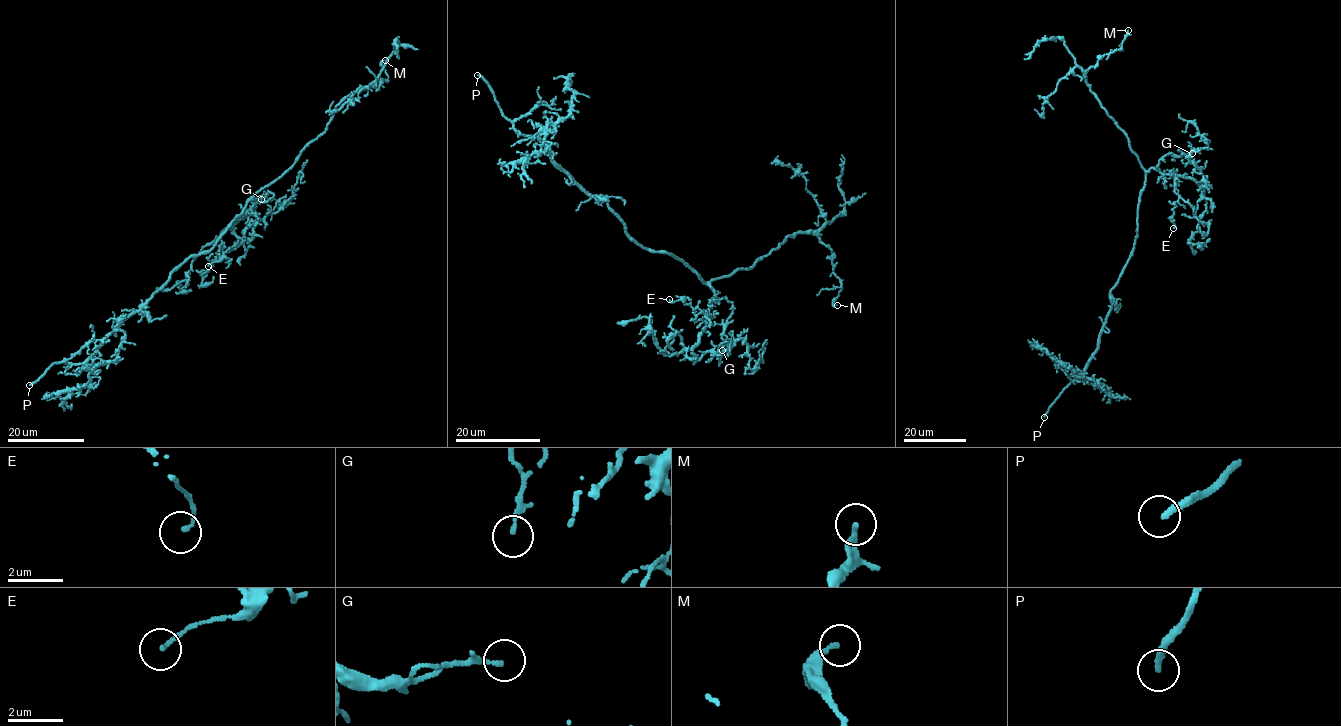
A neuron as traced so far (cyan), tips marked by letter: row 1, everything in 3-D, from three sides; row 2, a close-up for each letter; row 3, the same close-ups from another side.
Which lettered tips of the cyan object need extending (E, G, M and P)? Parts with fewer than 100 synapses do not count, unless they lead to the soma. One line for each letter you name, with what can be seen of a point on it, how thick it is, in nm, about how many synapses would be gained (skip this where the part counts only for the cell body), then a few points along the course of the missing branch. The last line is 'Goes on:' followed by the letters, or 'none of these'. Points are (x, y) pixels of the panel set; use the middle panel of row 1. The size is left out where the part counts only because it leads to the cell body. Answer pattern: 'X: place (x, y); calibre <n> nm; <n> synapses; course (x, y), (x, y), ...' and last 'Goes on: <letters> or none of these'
P: place (477, 75); calibre 240 nm; course (477, 75), (488, 87), (500, 84), (484, 69), (476, 78)
Goes on: P

